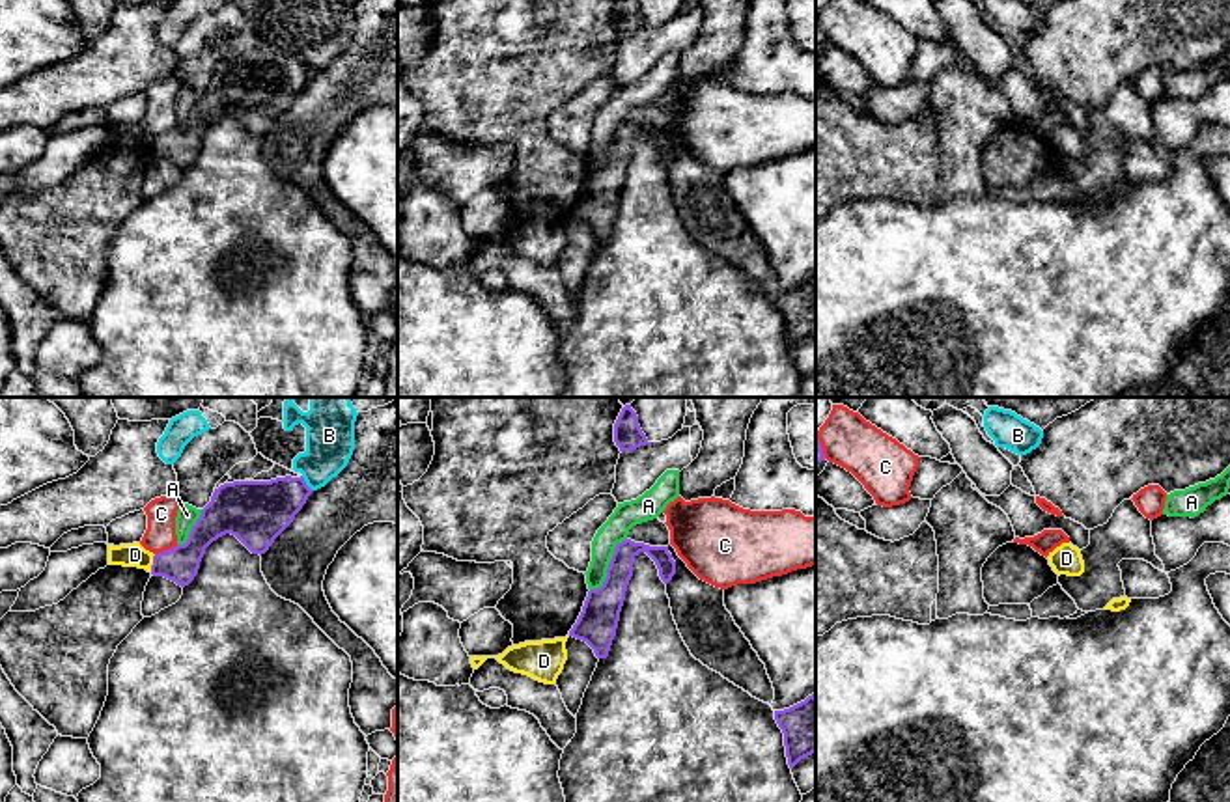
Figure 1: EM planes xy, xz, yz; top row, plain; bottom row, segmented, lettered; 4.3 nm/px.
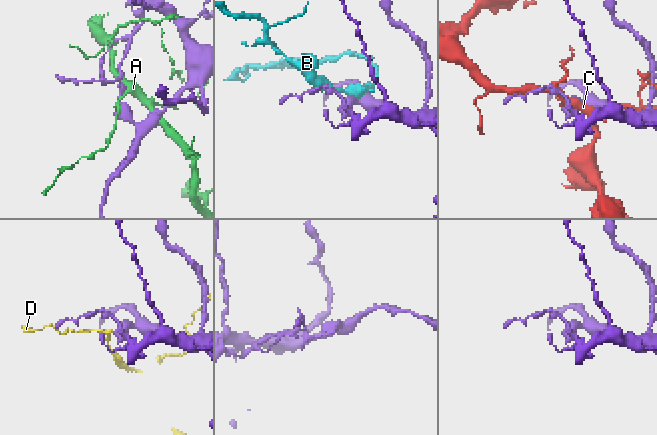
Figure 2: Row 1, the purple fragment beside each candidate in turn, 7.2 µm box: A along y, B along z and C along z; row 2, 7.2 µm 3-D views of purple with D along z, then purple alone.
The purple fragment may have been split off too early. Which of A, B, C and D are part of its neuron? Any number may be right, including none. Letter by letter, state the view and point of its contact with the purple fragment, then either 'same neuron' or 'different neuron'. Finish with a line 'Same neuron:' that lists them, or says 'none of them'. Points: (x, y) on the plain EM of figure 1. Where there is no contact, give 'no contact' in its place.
A: meets purple in xz at (609, 148); different neuron
B: meets purple in xy at (305, 66); different neuron
C: meets purple in xy at (167, 133); different neuron
D: meets purple in xy at (153, 146); different neuron
Same neuron: none of them

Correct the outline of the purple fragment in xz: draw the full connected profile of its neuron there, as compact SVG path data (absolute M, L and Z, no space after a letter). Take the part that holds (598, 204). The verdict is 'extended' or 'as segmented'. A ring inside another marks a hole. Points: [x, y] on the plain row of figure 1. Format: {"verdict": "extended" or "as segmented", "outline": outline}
{"verdict": "as segmented", "outline": "M625 121L616 127L601 170L590 172L582 194L569 218L586 224L597 241L607 241L616 218L625 173L633 159L633 142L646 134L657 147L664 166L676 157L676 144L668 129L650 129Z"}

